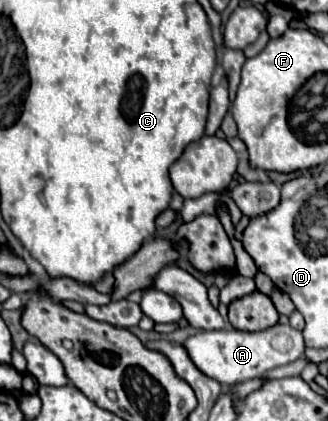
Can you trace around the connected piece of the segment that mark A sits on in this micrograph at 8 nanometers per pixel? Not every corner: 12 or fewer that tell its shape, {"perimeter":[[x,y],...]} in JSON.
{"perimeter":[[202,330],[185,341],[199,371],[229,385],[297,361],[301,331]]}

